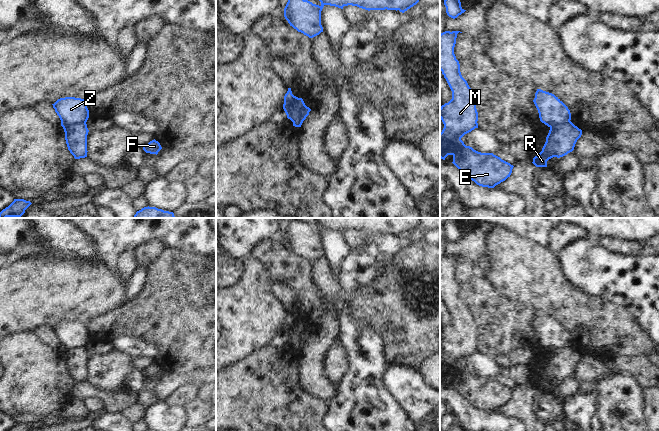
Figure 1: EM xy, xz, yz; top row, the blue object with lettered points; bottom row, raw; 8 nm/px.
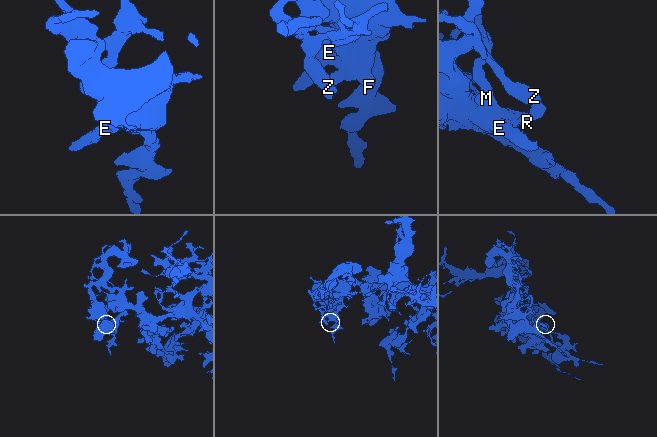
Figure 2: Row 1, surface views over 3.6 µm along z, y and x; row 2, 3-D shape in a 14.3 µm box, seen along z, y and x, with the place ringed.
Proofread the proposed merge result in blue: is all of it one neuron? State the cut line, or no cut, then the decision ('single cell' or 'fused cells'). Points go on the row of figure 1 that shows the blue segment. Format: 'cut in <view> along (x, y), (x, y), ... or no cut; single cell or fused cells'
cut in xy along (85, 122), (74, 122), (63, 127); fused cells

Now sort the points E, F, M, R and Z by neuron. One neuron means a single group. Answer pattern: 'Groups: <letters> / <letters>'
Groups: E F M R / Z

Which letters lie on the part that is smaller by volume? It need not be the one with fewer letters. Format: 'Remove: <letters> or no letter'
Remove: Z

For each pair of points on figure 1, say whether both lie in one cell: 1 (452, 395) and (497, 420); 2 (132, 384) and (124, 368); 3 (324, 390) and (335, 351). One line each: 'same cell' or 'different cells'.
1: same cell
2: different cells
3: different cells

